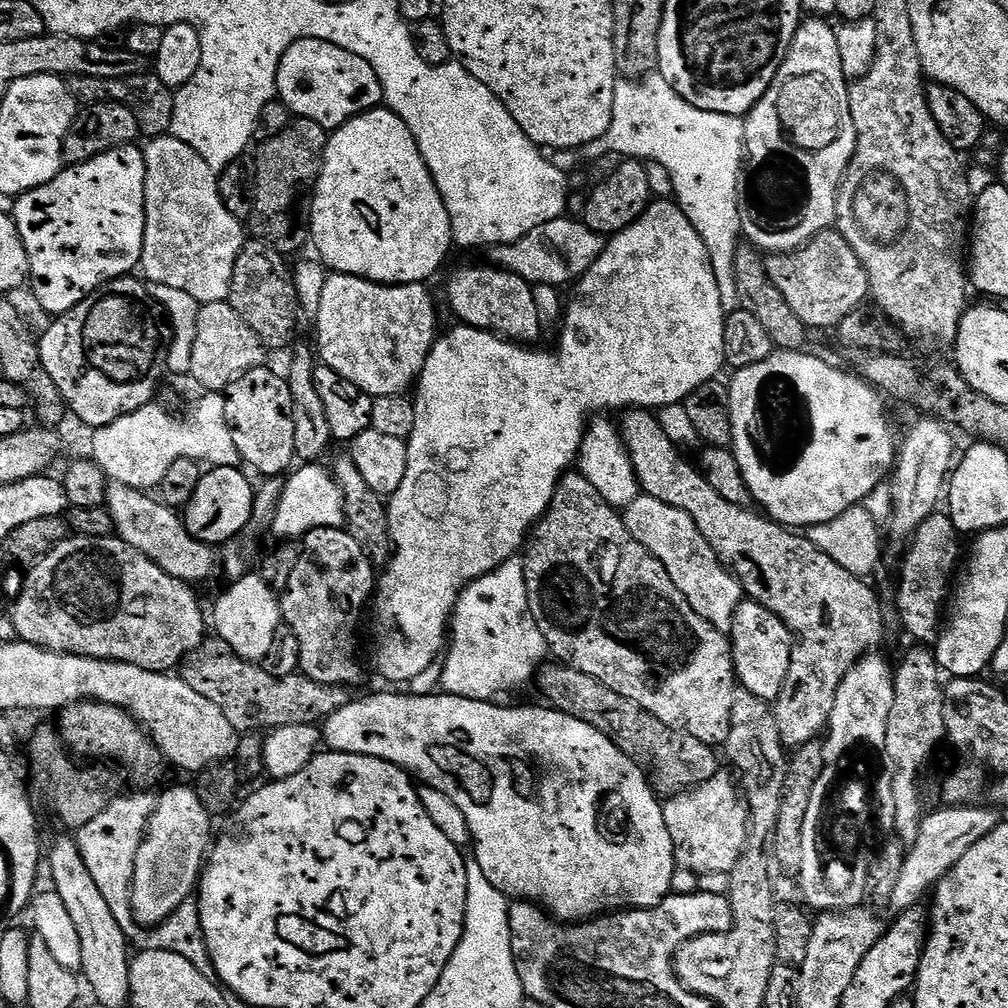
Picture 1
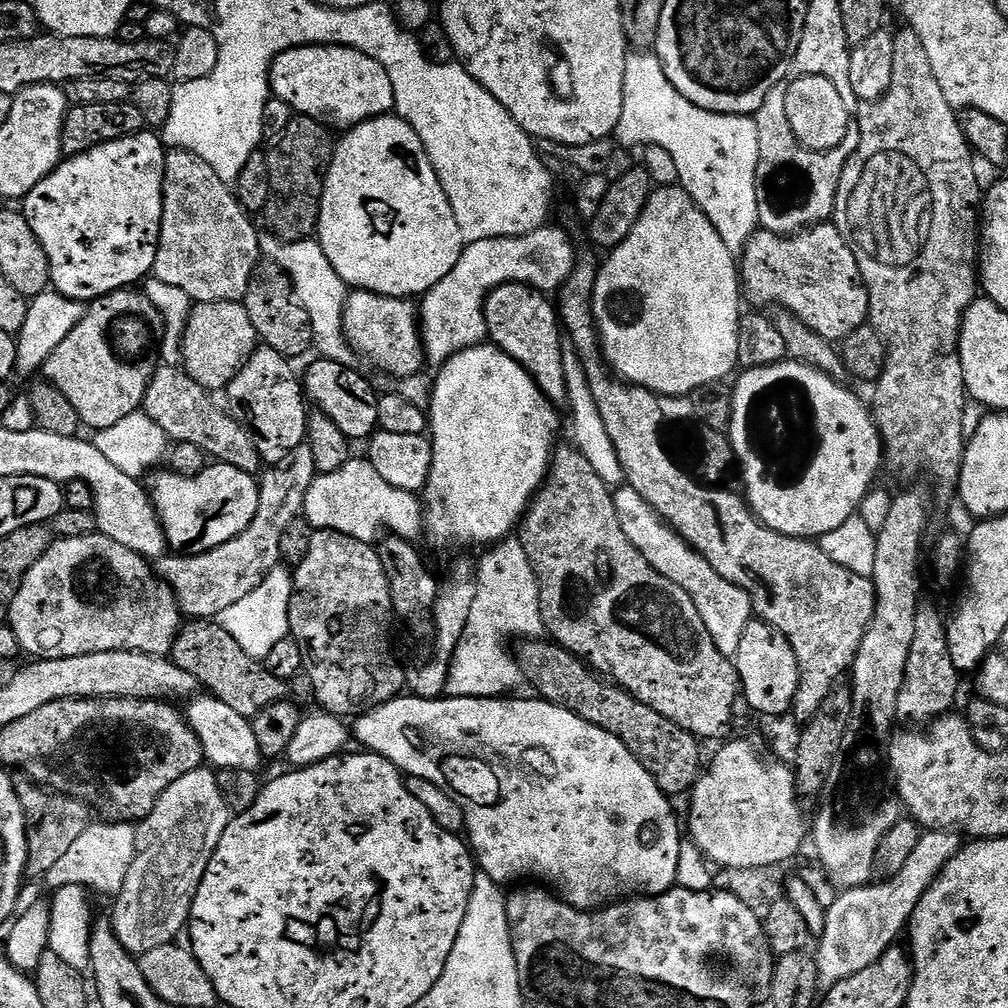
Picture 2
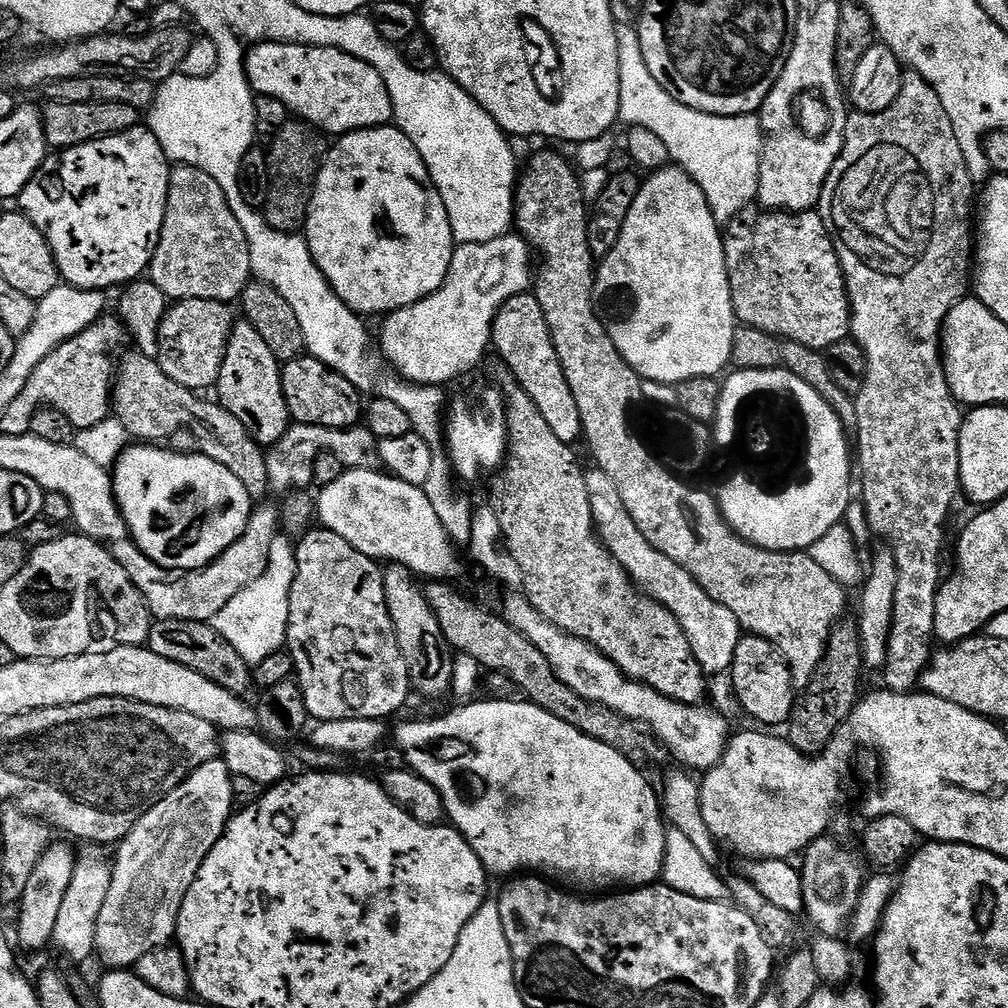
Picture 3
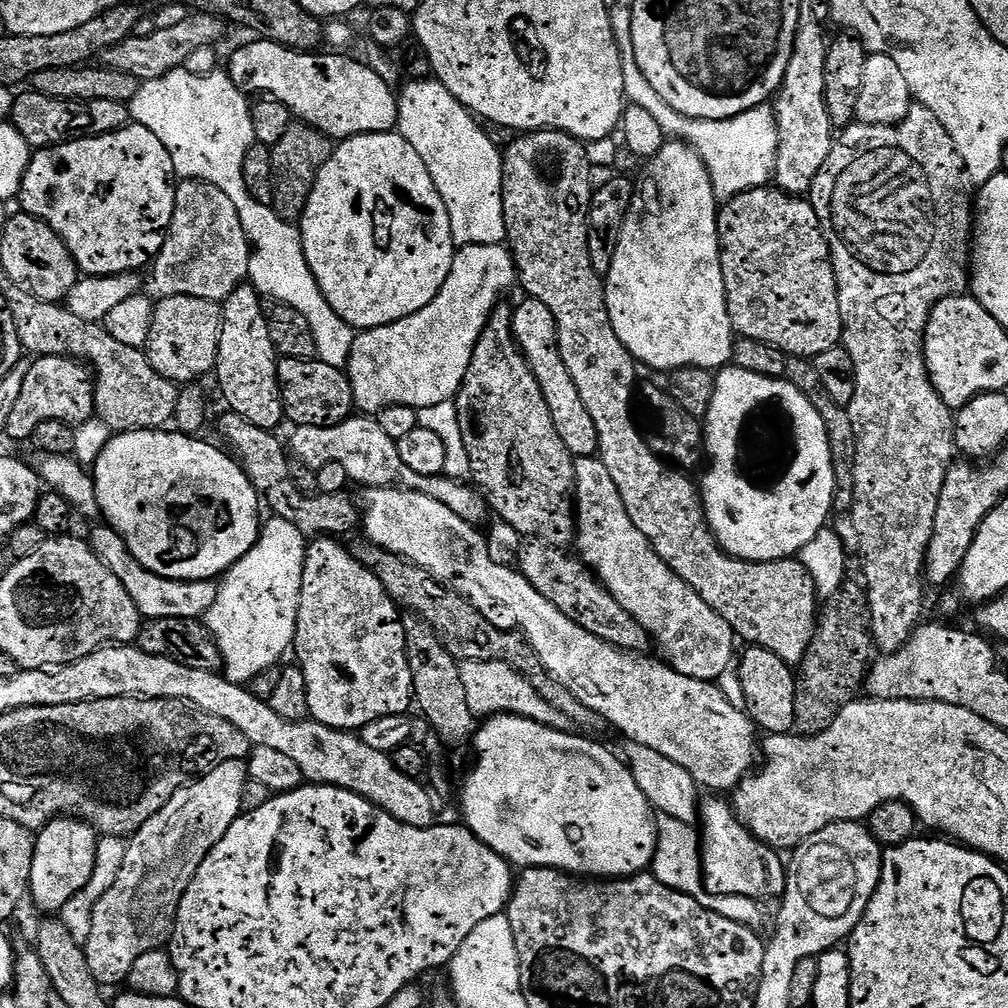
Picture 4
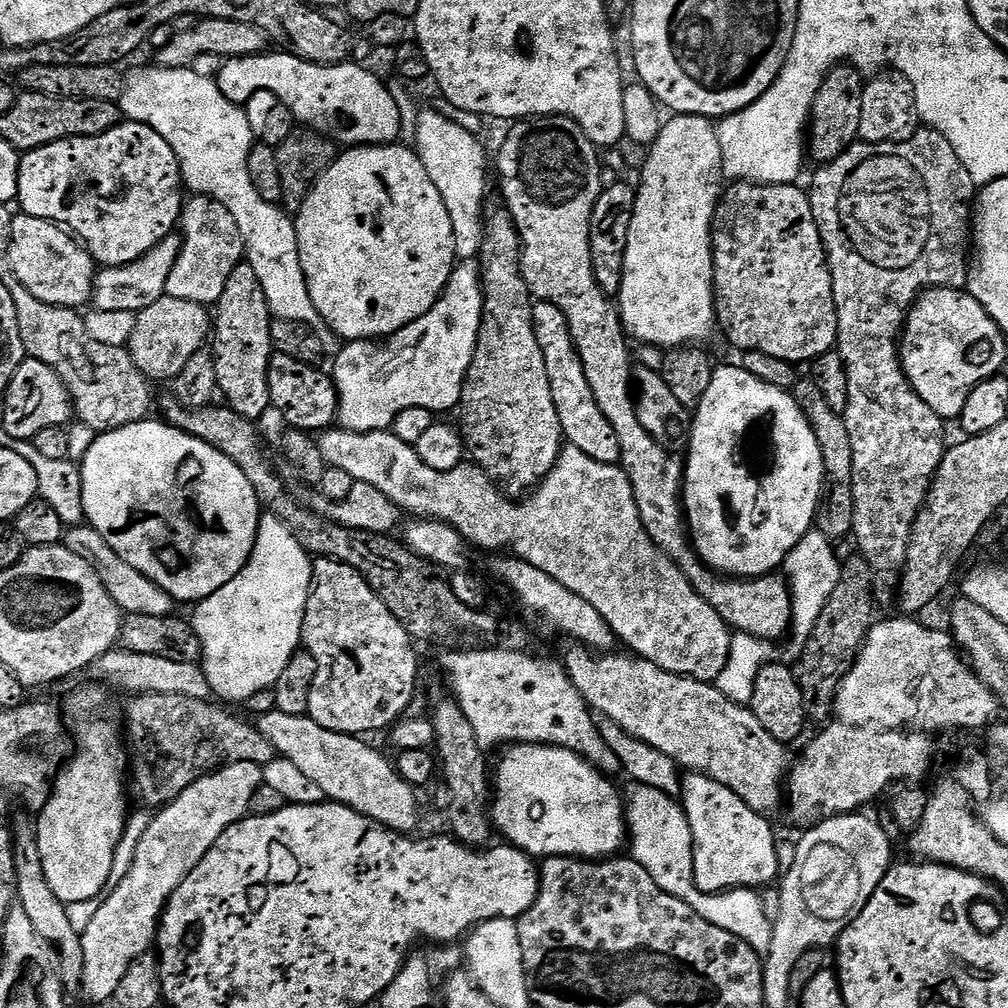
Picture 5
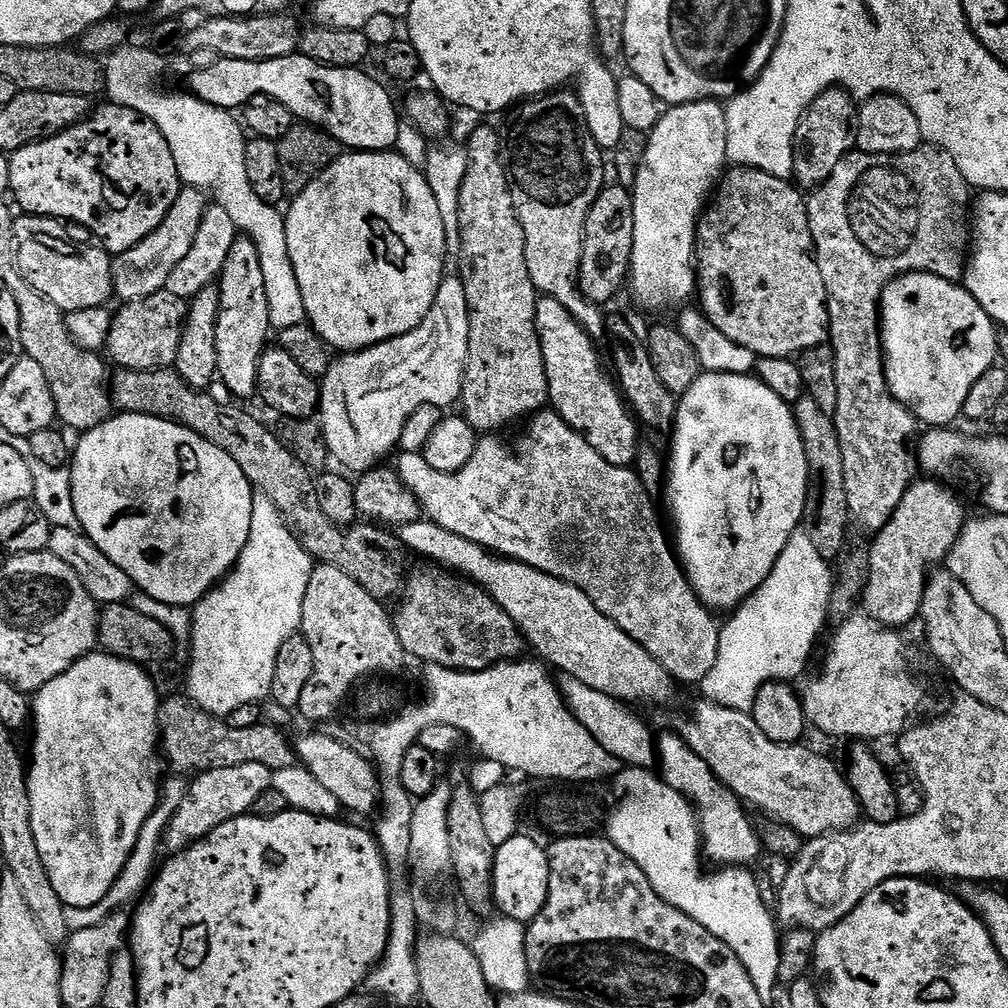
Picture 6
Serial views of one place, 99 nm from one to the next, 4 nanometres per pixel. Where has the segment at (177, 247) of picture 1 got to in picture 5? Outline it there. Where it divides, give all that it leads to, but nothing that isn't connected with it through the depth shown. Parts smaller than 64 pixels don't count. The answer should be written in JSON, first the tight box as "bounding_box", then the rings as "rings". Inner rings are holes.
{"bounding_box":[164,195,245,306],"rings":[[[193,195],[188,199],[183,201],[178,225],[178,232],[182,237],[180,253],[174,262],[174,268],[170,270],[170,276],[166,278],[164,295],[170,298],[182,298],[186,302],[195,304],[214,306],[222,298],[222,290],[226,290],[226,281],[230,278],[230,274],[234,274],[234,270],[245,259],[242,234],[238,230],[238,222],[234,222],[230,210],[226,210],[222,202],[209,196],[198,195]]]}

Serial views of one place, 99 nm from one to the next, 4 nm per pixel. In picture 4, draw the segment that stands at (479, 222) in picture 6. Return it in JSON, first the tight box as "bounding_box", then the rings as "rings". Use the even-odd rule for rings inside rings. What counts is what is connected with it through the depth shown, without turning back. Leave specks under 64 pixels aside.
{"bounding_box":[454,307,650,650],"rings":[[[497,307],[484,327],[472,355],[470,370],[466,372],[460,394],[454,401],[461,415],[460,425],[464,427],[464,444],[468,448],[472,466],[471,479],[477,480],[475,483],[489,509],[493,513],[497,512],[528,543],[520,548],[518,569],[533,584],[534,589],[590,634],[619,648],[644,650],[650,644],[650,637],[642,625],[630,613],[622,610],[620,603],[610,595],[595,571],[583,559],[568,553],[568,547],[573,547],[578,532],[578,516],[574,511],[576,460],[572,452],[566,450],[562,438],[558,438],[554,418],[550,418],[550,406],[546,406],[540,384],[512,336],[513,309],[504,307]]]}

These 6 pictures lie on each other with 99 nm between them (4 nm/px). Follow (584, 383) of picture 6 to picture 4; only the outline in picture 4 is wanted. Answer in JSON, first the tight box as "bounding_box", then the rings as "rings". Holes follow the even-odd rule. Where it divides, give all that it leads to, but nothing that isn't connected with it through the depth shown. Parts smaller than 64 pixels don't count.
{"bounding_box":[512,298,600,458],"rings":[[[524,298],[520,305],[515,305],[512,313],[512,336],[540,384],[546,406],[550,406],[550,418],[554,418],[558,438],[562,438],[566,450],[570,450],[576,458],[595,457],[600,447],[598,430],[594,426],[594,418],[590,418],[590,410],[586,410],[582,402],[582,394],[578,394],[578,386],[574,386],[574,378],[570,378],[566,370],[566,362],[562,362],[556,341],[556,319],[550,310],[542,302]]]}

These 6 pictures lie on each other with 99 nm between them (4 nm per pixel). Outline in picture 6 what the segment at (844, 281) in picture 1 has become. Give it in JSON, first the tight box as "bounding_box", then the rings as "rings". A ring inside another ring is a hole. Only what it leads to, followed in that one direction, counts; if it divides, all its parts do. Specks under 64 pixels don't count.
{"bounding_box":[694,166,830,360],"rings":[[[732,166],[723,173],[710,203],[705,207],[696,226],[696,258],[694,261],[696,279],[698,281],[699,307],[730,342],[738,346],[746,346],[758,358],[769,360],[770,358],[796,358],[808,352],[812,348],[821,347],[829,339],[830,321],[828,319],[828,291],[822,282],[822,270],[818,270],[816,254],[812,247],[812,235],[810,234],[810,222],[808,221],[808,205],[806,196],[795,183],[783,180],[777,176],[766,174],[757,168],[745,168]]]}

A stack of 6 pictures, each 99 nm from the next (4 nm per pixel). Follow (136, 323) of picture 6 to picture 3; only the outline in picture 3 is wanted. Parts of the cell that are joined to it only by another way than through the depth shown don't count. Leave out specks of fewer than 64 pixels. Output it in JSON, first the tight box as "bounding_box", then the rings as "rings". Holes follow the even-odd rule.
{"bounding_box":[159,300,234,390],"rings":[[[178,300],[169,307],[160,327],[159,362],[166,378],[174,378],[193,390],[211,389],[224,365],[228,335],[234,317],[227,303],[219,300]]]}

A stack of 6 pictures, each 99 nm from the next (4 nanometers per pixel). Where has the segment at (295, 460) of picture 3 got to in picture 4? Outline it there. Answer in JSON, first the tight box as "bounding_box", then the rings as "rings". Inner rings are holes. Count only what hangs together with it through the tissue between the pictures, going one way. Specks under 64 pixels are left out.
{"bounding_box":[290,414,490,526],"rings":[[[356,414],[338,426],[325,428],[302,426],[296,428],[293,433],[290,452],[293,457],[296,455],[301,460],[299,463],[303,467],[315,470],[327,464],[341,464],[346,466],[349,481],[353,485],[364,484],[365,489],[399,486],[403,489],[424,492],[475,526],[480,524],[479,520],[484,515],[489,515],[490,509],[483,495],[475,487],[467,488],[467,483],[454,480],[447,474],[438,476],[414,474],[414,470],[410,470],[410,466],[402,462],[402,454],[398,454],[396,441],[390,438],[390,434],[386,434],[386,430],[382,430],[379,419]]]}

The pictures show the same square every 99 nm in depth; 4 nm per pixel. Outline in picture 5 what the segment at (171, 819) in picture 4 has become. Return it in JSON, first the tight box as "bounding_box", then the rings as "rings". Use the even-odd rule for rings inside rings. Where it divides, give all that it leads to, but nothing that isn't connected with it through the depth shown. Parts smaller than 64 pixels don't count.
{"bounding_box":[79,762,263,1004],"rings":[[[254,762],[225,764],[182,790],[178,798],[153,815],[150,826],[146,826],[146,834],[142,834],[142,842],[138,842],[138,850],[134,850],[134,862],[130,862],[126,878],[100,900],[98,914],[90,918],[90,926],[86,926],[80,937],[84,965],[79,991],[84,992],[90,1003],[104,1004],[107,1000],[109,1003],[126,970],[130,970],[130,962],[153,951],[160,915],[168,899],[182,886],[190,870],[206,858],[224,831],[248,816],[250,798],[263,782],[261,765]]]}

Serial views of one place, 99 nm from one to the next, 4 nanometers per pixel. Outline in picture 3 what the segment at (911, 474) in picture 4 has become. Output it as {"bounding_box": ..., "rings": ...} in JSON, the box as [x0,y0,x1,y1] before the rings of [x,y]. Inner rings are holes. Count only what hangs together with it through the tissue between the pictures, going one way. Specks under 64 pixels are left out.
{"bounding_box":[818,70,974,693],"rings":[[[908,70],[903,73],[904,84],[900,93],[894,98],[894,104],[878,114],[866,114],[853,111],[846,122],[842,154],[834,162],[830,174],[824,183],[820,195],[818,211],[821,216],[830,217],[832,240],[836,244],[836,253],[844,271],[844,287],[848,289],[848,302],[852,310],[851,339],[862,346],[866,358],[866,378],[858,395],[855,396],[858,426],[854,433],[854,444],[860,447],[858,452],[858,480],[864,483],[862,501],[868,515],[869,526],[877,537],[884,539],[887,547],[892,549],[894,562],[898,570],[898,586],[894,590],[894,610],[892,611],[892,629],[888,639],[888,653],[882,669],[883,687],[889,692],[911,693],[919,685],[924,669],[928,667],[934,647],[934,614],[936,613],[936,595],[942,583],[940,576],[940,551],[944,548],[944,523],[948,520],[948,511],[961,495],[960,459],[958,458],[958,442],[960,441],[960,421],[962,405],[953,396],[946,382],[944,362],[942,359],[942,329],[944,319],[959,300],[965,299],[970,292],[970,277],[974,272],[974,200],[972,204],[972,185],[974,179],[972,168],[964,157],[965,145],[960,145],[957,125],[946,114],[942,102],[935,90],[916,72]]]}

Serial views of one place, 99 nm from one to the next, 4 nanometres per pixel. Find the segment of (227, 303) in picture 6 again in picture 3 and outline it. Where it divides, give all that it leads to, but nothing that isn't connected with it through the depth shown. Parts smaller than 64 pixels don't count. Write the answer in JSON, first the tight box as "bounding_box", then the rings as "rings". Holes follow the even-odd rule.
{"bounding_box":[214,322,290,446],"rings":[[[247,322],[233,323],[232,333],[228,335],[224,365],[214,388],[215,391],[220,391],[219,404],[230,410],[230,414],[234,414],[234,418],[246,426],[246,430],[261,446],[277,444],[290,427],[281,371],[281,361],[276,359],[274,350],[266,346],[266,338],[258,334],[256,327]]]}

